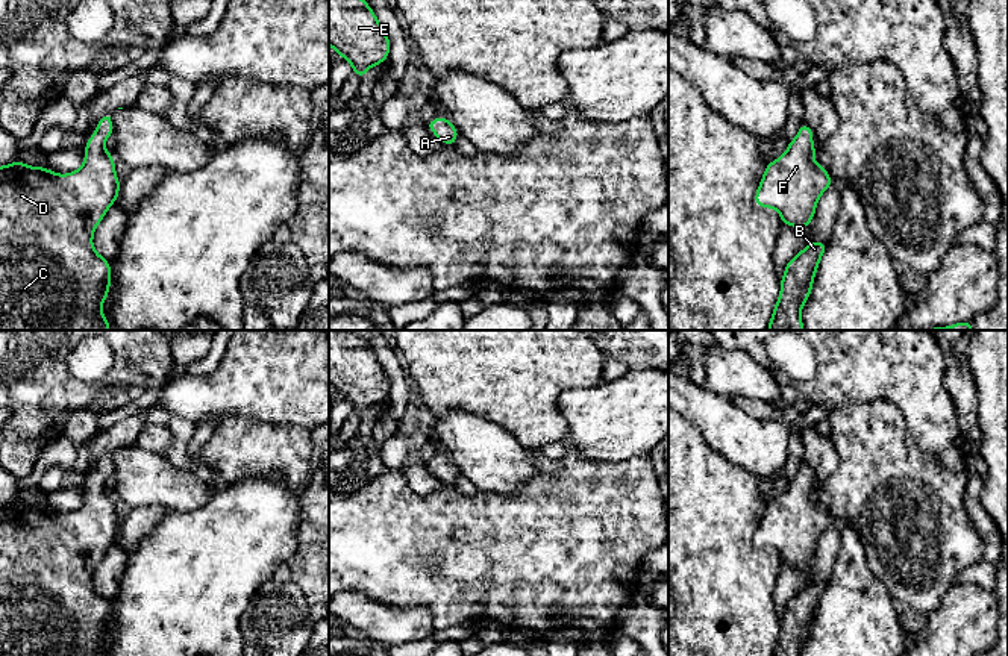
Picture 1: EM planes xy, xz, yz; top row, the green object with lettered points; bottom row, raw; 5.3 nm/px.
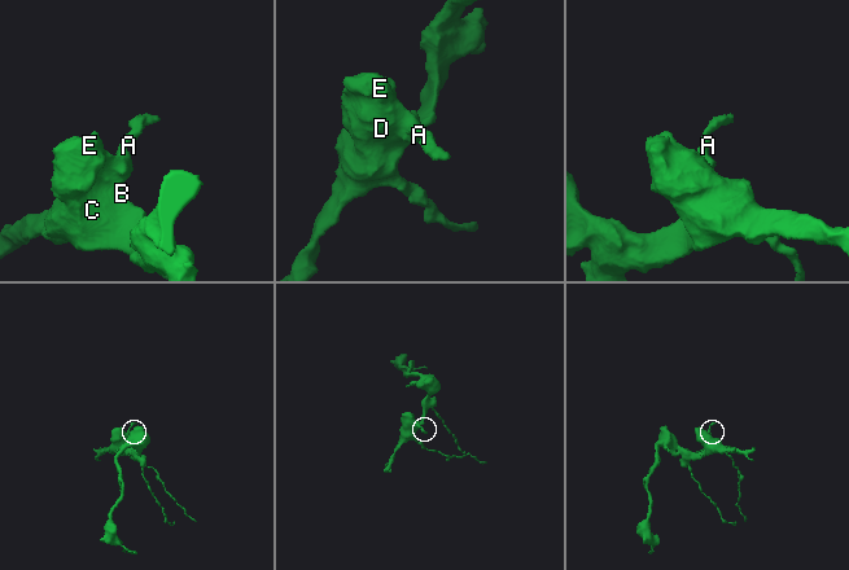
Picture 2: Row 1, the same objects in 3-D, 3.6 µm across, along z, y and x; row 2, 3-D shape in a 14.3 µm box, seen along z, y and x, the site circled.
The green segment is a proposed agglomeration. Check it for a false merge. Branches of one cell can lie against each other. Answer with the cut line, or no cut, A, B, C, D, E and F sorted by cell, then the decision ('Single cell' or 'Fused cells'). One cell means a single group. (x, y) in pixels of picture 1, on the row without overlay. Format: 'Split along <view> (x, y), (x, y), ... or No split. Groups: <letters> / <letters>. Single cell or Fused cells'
No split. Groups: A B C D E F. Single cell

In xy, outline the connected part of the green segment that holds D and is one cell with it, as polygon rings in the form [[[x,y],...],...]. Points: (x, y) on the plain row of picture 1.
[[[112,451],[100,458],[77,511],[56,514],[20,500],[0,506],[0,656],[103,656],[111,603],[94,589],[92,574],[120,530],[114,495],[103,483],[114,473],[111,461]]]

